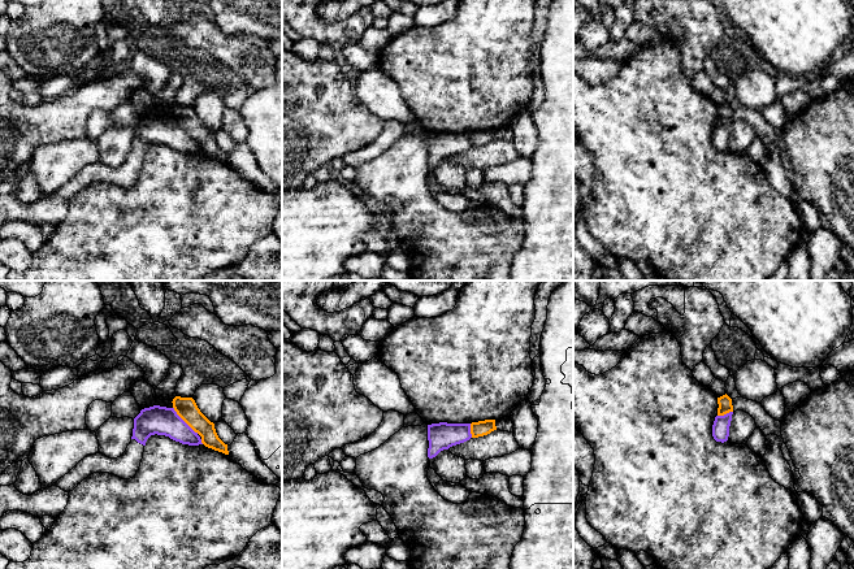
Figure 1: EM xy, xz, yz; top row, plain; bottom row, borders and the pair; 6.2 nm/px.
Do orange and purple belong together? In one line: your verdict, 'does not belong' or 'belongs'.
does not belong

